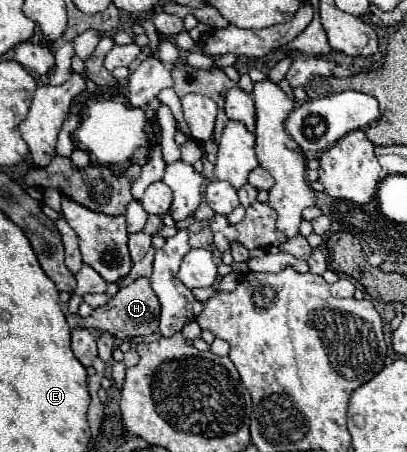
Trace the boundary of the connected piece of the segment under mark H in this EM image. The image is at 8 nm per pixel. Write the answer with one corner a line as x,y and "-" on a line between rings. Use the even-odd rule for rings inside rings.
138,278
132,284
118,290
118,294
106,304
96,308
88,318
80,320
82,328
96,328
100,332
110,332
114,338
134,338
134,336
150,336
158,330
158,316
160,316
160,302
150,286
148,278

